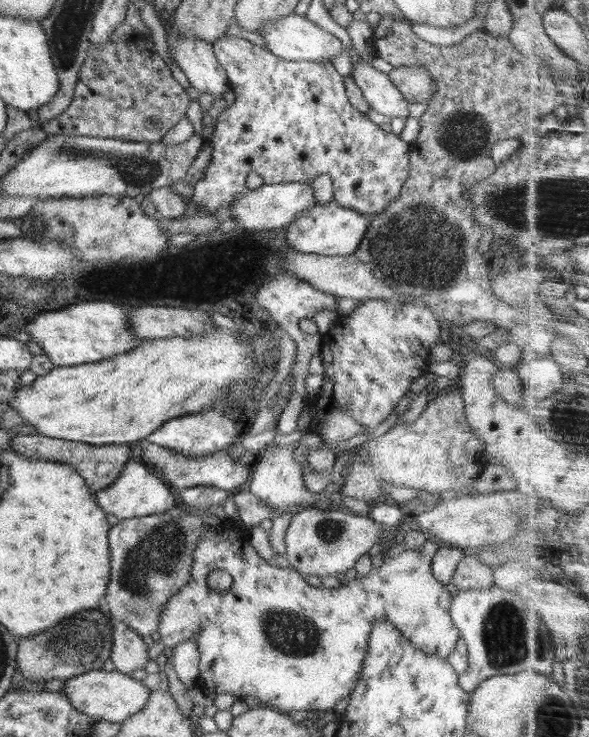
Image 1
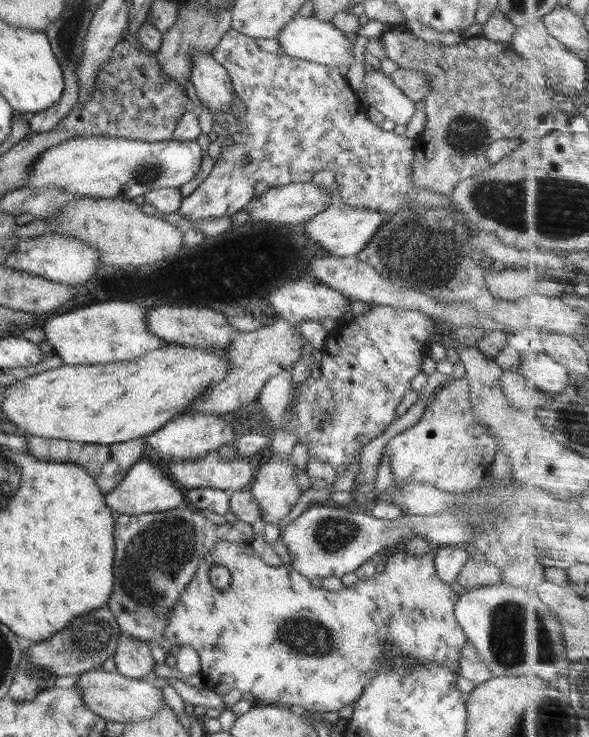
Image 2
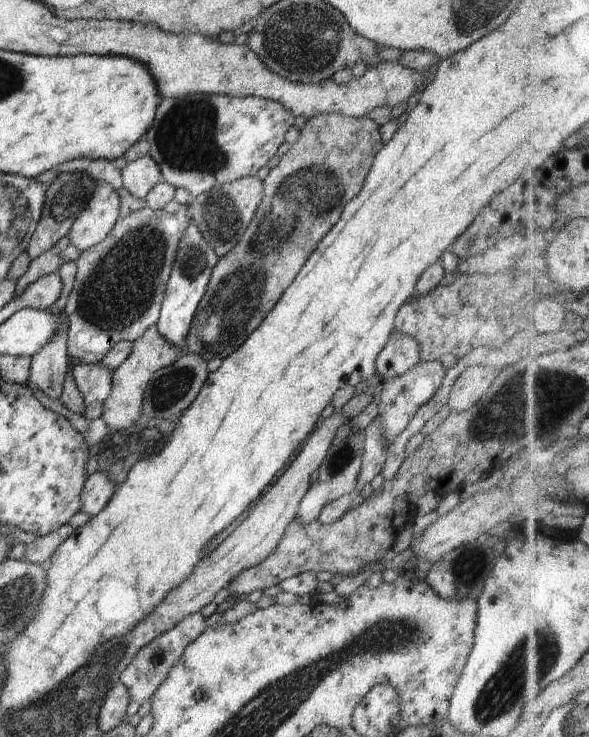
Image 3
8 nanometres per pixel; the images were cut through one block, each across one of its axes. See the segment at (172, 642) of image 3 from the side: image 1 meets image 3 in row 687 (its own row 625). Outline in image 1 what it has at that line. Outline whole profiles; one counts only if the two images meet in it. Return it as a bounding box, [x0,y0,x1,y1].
[103,510,207,637]

